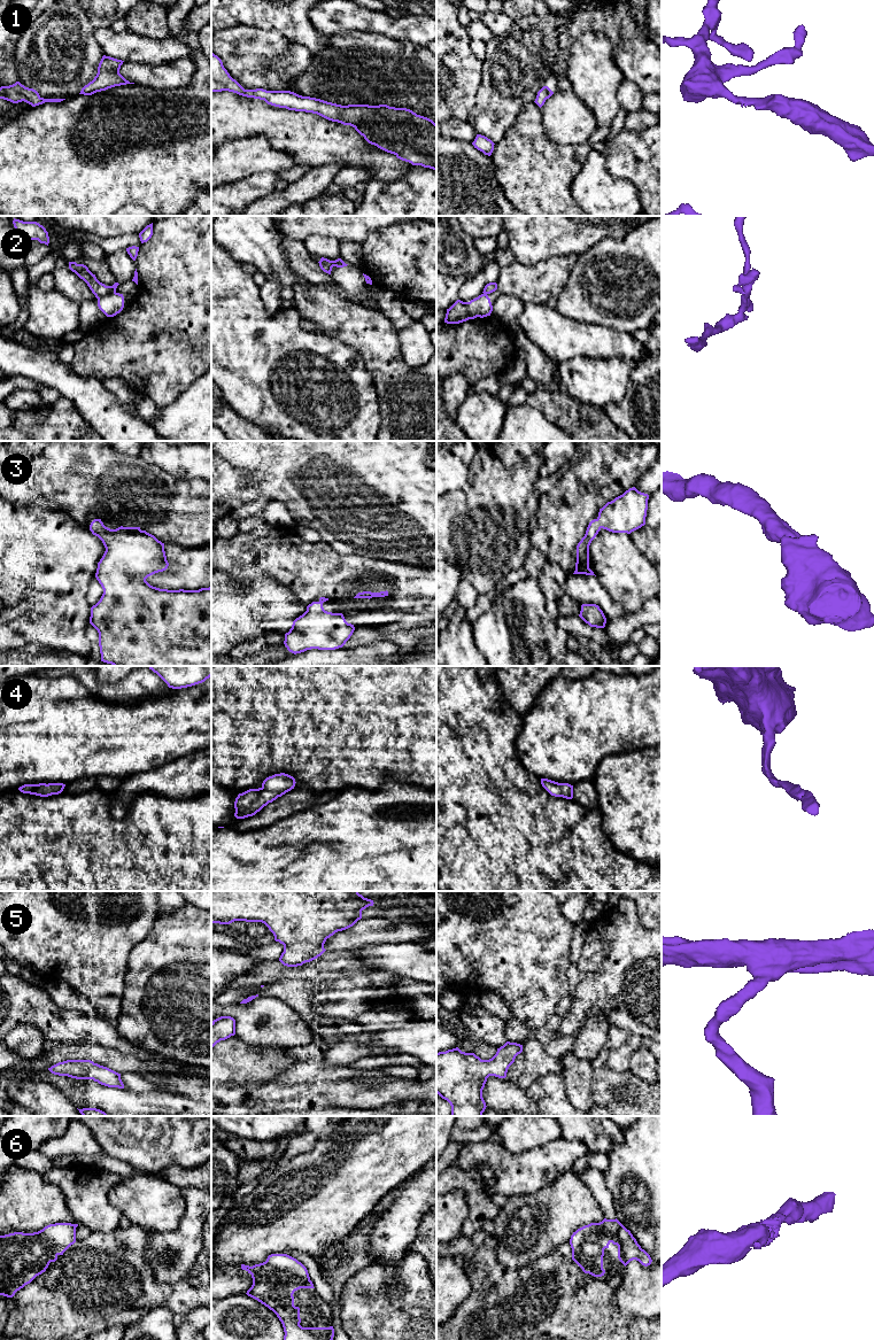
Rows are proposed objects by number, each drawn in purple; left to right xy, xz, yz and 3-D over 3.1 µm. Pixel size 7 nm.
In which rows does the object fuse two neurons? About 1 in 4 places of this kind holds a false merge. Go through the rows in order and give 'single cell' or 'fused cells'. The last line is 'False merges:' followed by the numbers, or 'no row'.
1: single cell
2: fused cells
3: single cell
4: single cell
5: single cell
6: single cell
False merges: 2

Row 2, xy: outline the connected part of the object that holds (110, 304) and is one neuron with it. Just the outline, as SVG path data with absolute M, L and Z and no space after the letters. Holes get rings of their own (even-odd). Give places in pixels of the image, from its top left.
M114 292L98 299L98 307L107 317L114 317L123 310L124 296L123 294Z

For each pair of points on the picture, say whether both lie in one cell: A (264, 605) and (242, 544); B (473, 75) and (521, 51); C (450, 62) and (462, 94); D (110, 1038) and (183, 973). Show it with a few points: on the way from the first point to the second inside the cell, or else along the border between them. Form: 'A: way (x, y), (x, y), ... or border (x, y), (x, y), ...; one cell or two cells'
A: border (229, 574), (239, 583), (267, 574), (281, 586); two cells
B: border (482, 62), (482, 78), (476, 97); two cells
C: way (454, 70), (456, 86); one cell
D: border (114, 1023), (117, 1031), (125, 1039), (140, 1047); two cells

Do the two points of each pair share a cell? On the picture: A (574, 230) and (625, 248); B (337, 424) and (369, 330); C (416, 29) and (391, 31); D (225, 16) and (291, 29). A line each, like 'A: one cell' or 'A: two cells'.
A: two cells
B: two cells
C: one cell
D: one cell

